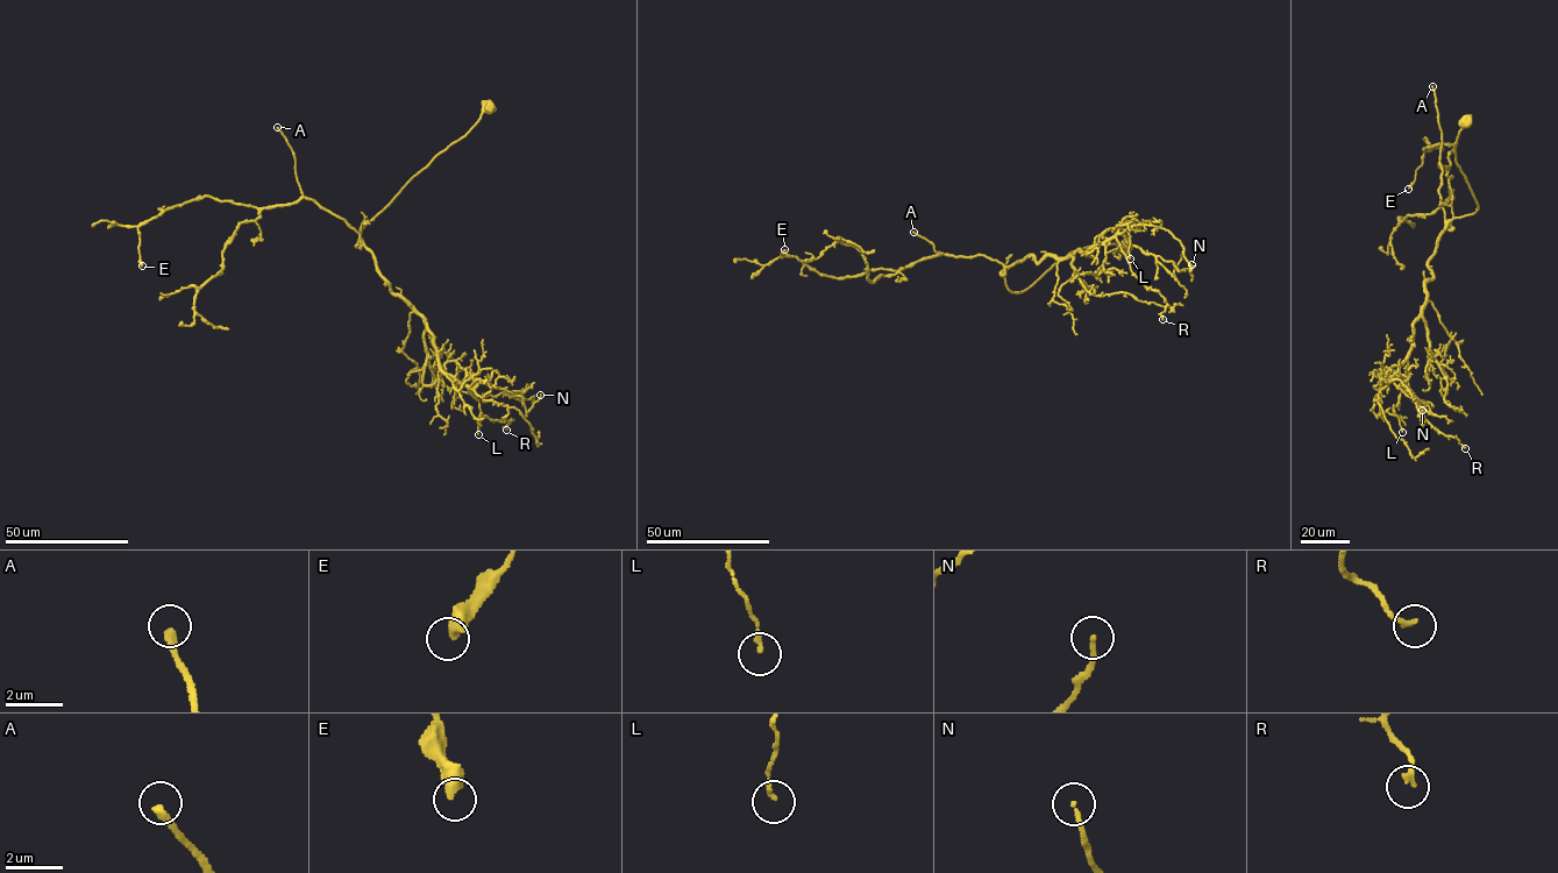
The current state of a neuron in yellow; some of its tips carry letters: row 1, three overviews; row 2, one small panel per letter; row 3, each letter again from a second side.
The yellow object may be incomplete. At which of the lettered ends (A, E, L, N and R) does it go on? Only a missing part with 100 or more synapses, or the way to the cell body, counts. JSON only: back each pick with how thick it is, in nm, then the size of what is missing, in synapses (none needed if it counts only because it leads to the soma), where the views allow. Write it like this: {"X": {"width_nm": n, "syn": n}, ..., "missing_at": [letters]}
{"A": {"width_nm": 320, "syn": 140}, "missing_at": ["A"]}

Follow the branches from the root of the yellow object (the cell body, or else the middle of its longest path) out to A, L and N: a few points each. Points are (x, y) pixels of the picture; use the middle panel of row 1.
A: (1128, 246), (1079, 248), (1015, 293), (1007, 285), (1005, 267), (996, 260), (937, 253), (913, 232)
L: (1128, 246), (1079, 248), (1021, 292), (1004, 278), (1030, 255), (1085, 254), (1118, 225), (1129, 228), (1130, 258)
N: (1128, 246), (1079, 248), (1021, 292), (1005, 283), (1028, 256), (1066, 258), (1119, 234), (1192, 264)

